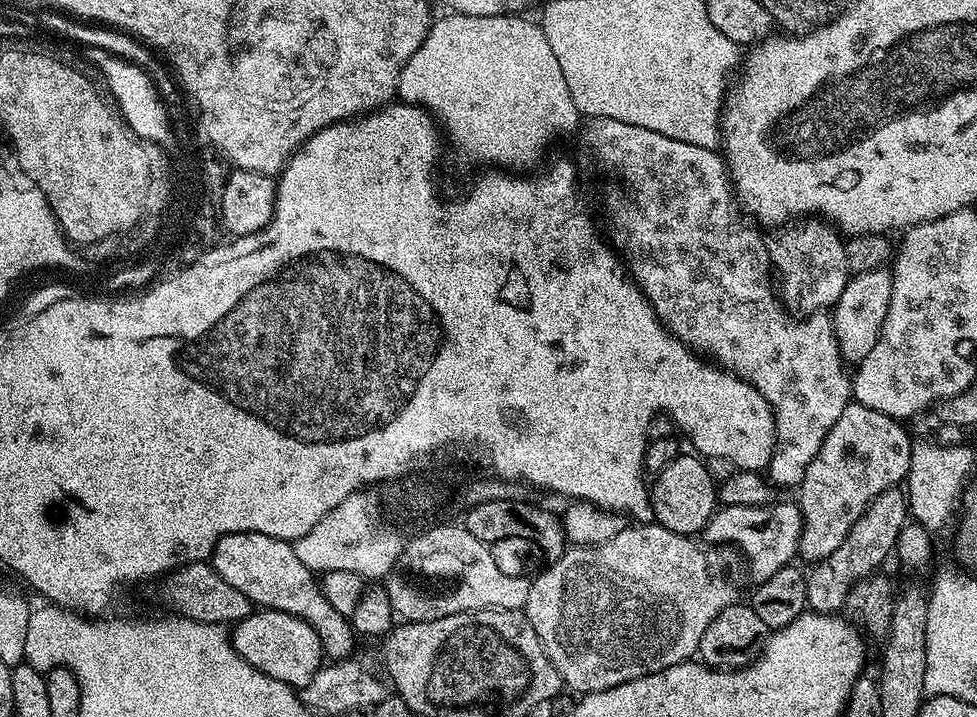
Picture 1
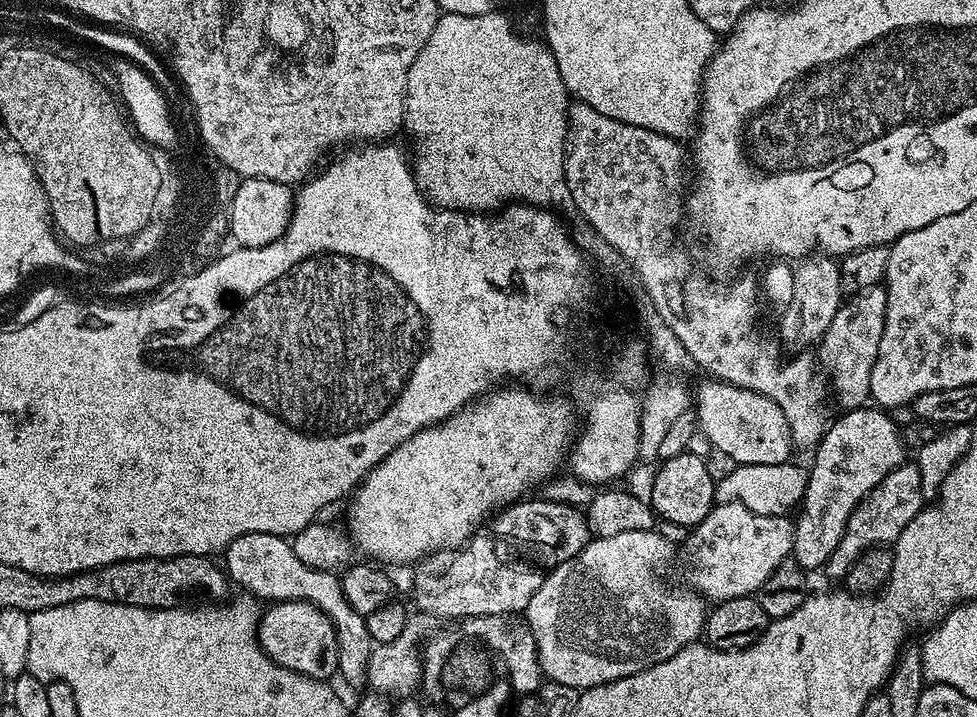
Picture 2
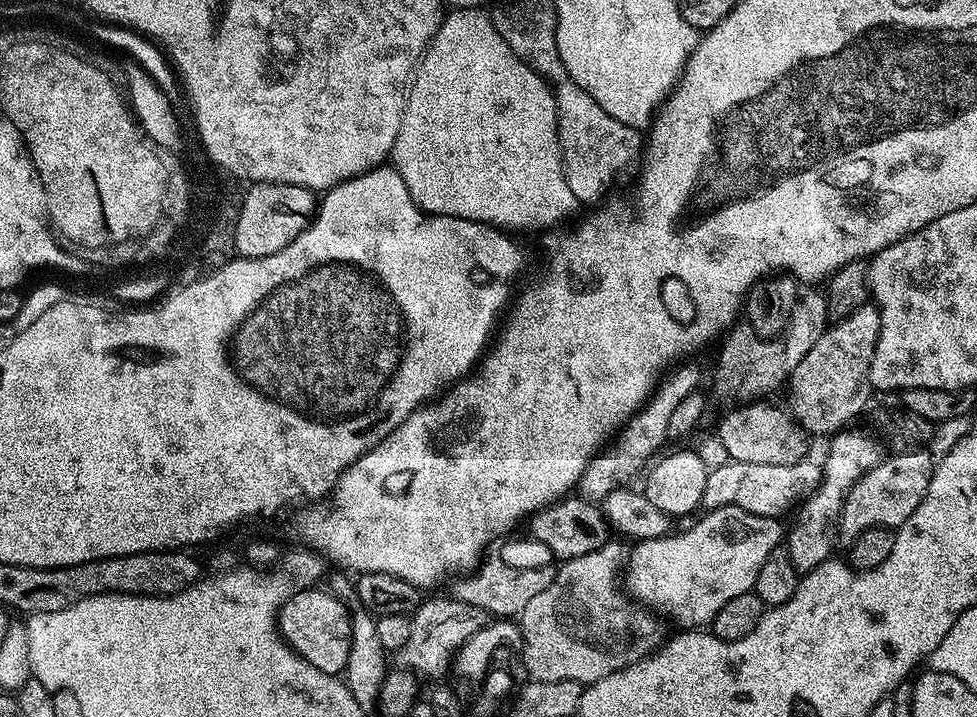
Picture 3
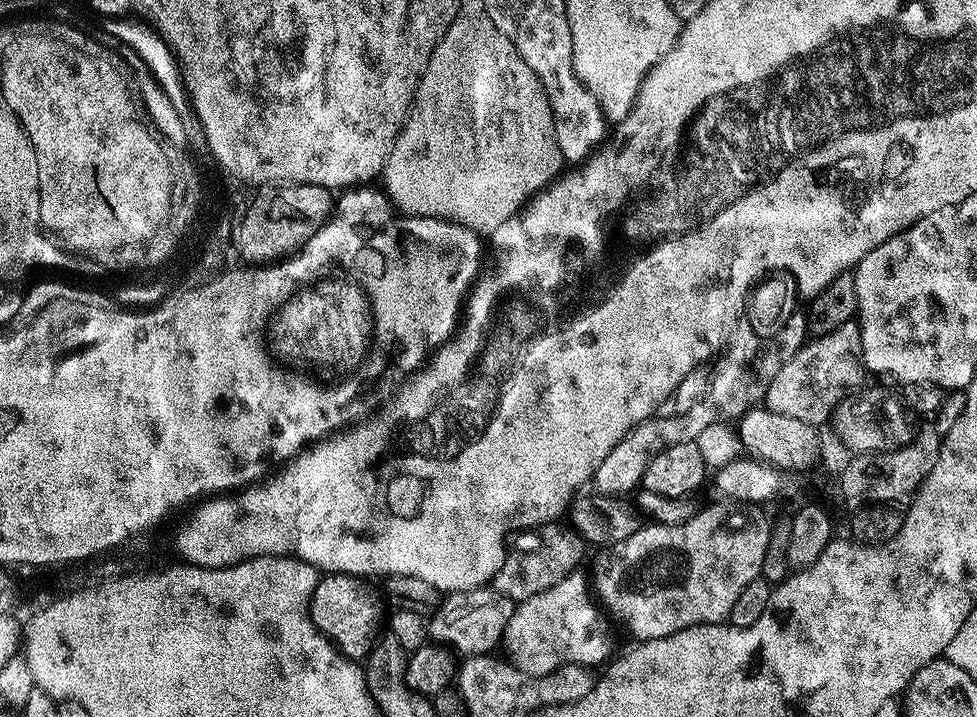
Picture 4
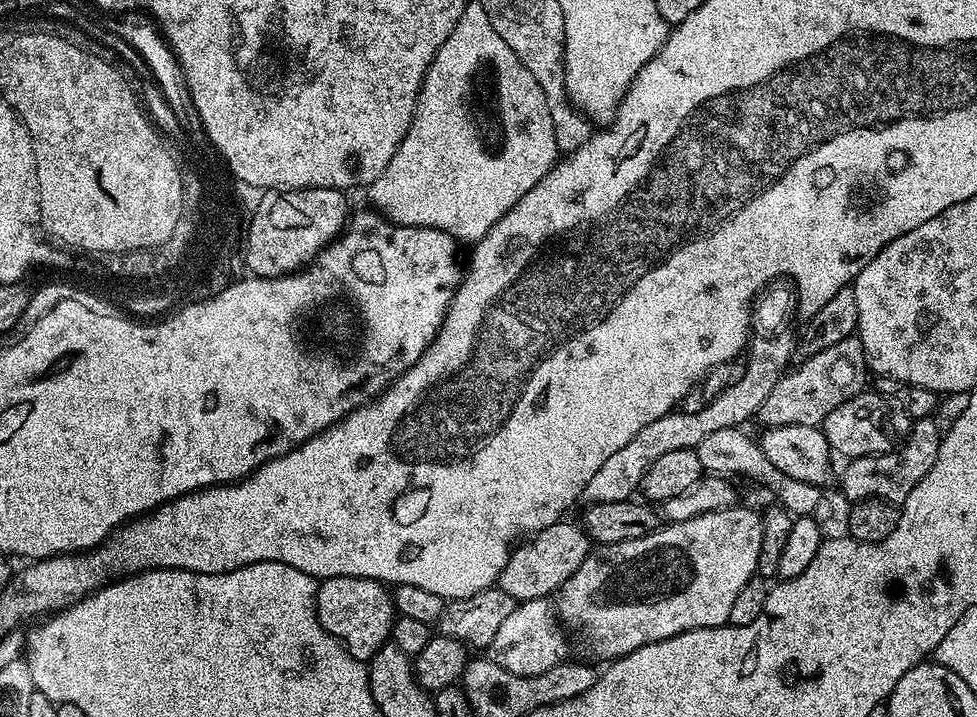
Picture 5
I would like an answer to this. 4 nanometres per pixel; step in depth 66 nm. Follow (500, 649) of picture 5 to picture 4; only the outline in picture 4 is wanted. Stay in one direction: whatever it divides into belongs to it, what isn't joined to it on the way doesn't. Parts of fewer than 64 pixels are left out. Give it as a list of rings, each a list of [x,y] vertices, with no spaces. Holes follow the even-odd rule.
[[[580,570],[569,572],[553,588],[535,591],[523,598],[524,601],[515,605],[502,637],[502,645],[508,651],[507,663],[517,672],[525,676],[545,676],[563,664],[580,664],[591,669],[592,664],[603,665],[609,659],[608,632],[600,617],[601,609],[591,604],[594,596]]]

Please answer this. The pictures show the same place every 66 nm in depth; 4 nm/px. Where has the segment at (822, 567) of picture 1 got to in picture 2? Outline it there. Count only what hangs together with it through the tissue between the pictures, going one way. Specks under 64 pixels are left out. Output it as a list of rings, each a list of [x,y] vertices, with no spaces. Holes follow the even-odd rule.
[[[905,462],[890,470],[862,502],[850,514],[850,522],[846,522],[846,534],[842,534],[842,542],[838,542],[838,550],[830,554],[828,563],[824,565],[822,572],[830,579],[836,580],[847,577],[848,571],[854,566],[854,562],[863,552],[869,552],[871,548],[895,545],[896,539],[914,522],[914,518],[925,507],[926,497],[920,490],[920,475],[918,466],[914,462]]]

